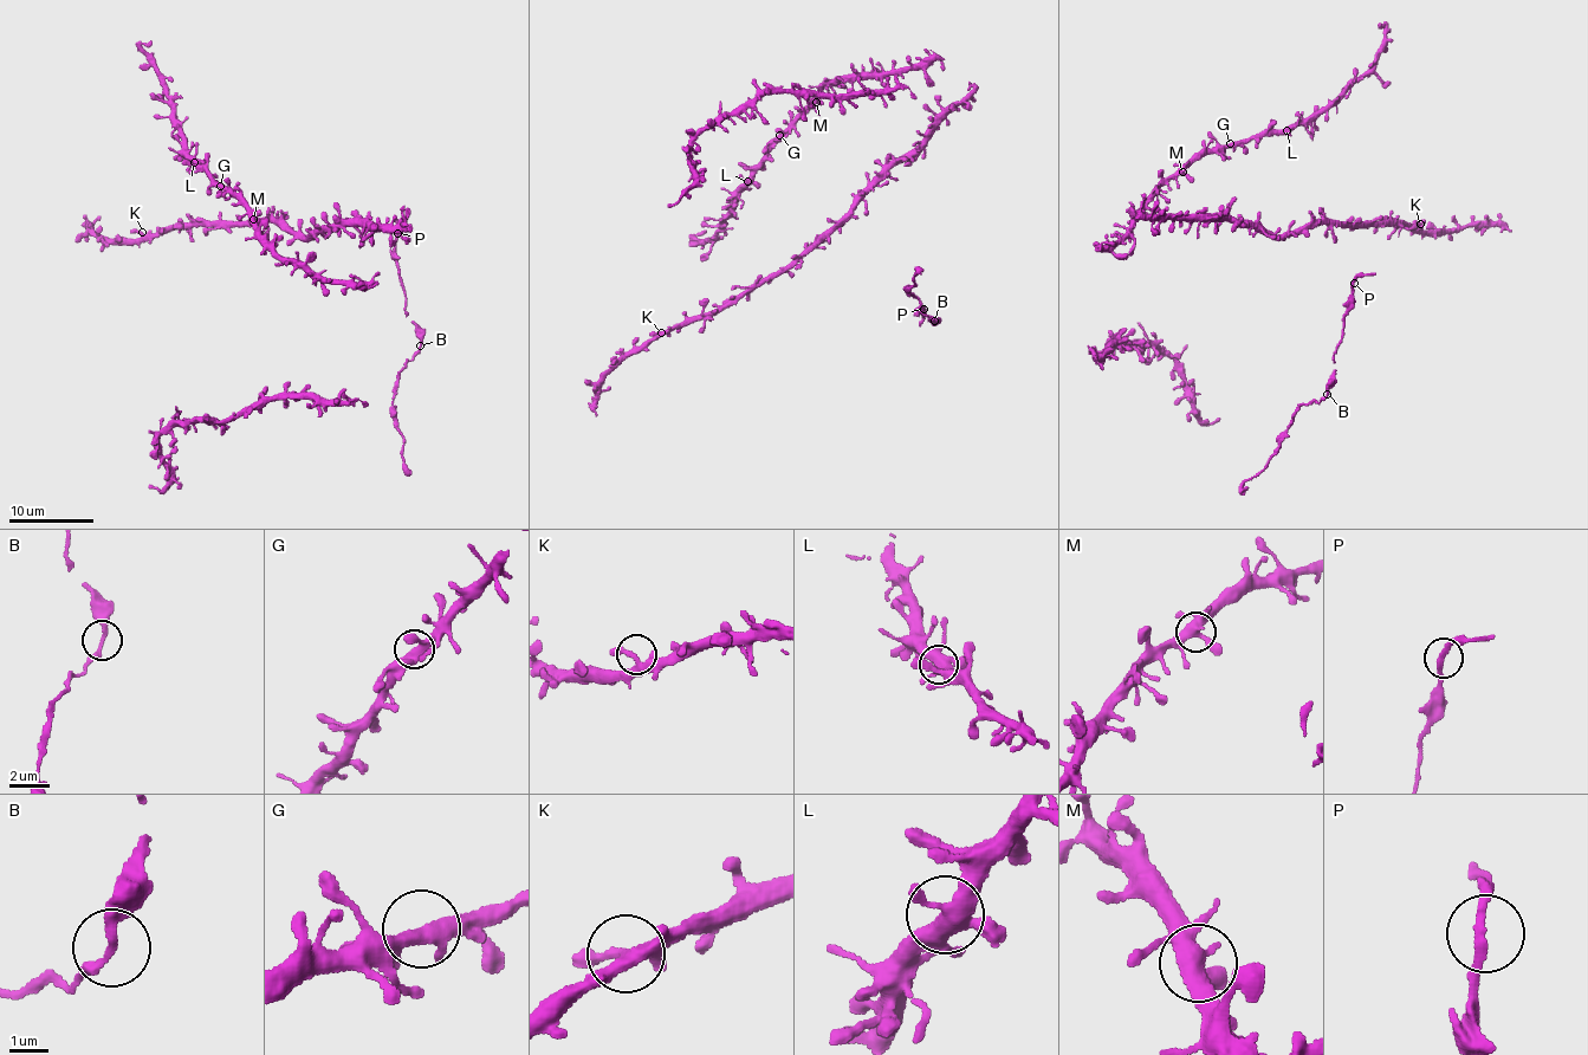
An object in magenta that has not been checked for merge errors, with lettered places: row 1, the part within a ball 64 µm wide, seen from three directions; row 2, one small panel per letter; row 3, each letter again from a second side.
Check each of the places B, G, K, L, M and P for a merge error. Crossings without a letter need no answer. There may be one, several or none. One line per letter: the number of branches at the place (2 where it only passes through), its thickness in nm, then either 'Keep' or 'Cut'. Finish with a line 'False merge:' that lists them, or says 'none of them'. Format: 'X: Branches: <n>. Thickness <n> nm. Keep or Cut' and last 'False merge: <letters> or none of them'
B: Branches: 2. Thickness 220 nm. Keep
G: Branches: 4. Thickness 360 nm. Keep
K: Branches: 4. Thickness 260 nm. Keep
L: Branches: 5. Thickness 440 nm. Keep
M: Branches: 5. Thickness 420 nm. Keep
P: Branches: 2. Thickness 240 nm. Keep
False merge: none of them

